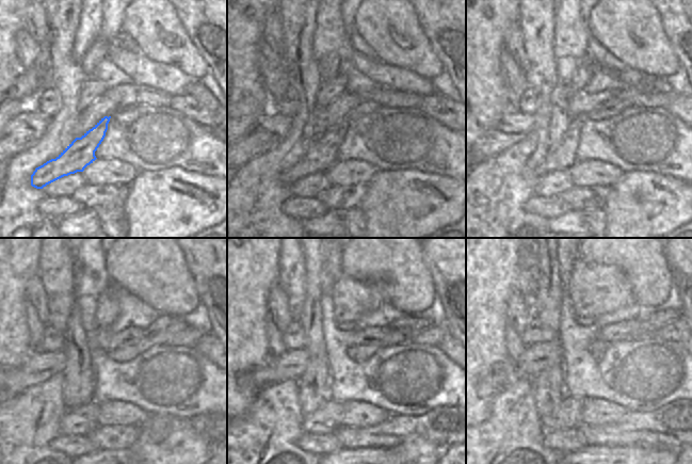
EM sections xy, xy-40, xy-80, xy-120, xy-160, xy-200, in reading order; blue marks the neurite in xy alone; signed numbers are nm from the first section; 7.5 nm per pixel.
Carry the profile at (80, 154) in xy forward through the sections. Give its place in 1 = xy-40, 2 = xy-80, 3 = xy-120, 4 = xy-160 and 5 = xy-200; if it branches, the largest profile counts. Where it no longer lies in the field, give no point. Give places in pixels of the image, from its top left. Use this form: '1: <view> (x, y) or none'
1: xy-40 (321, 155)
2: xy-80 (563, 157)
3: xy-120 (158, 331)
4: xy-160 (401, 331)
5: xy-200 (659, 320)

